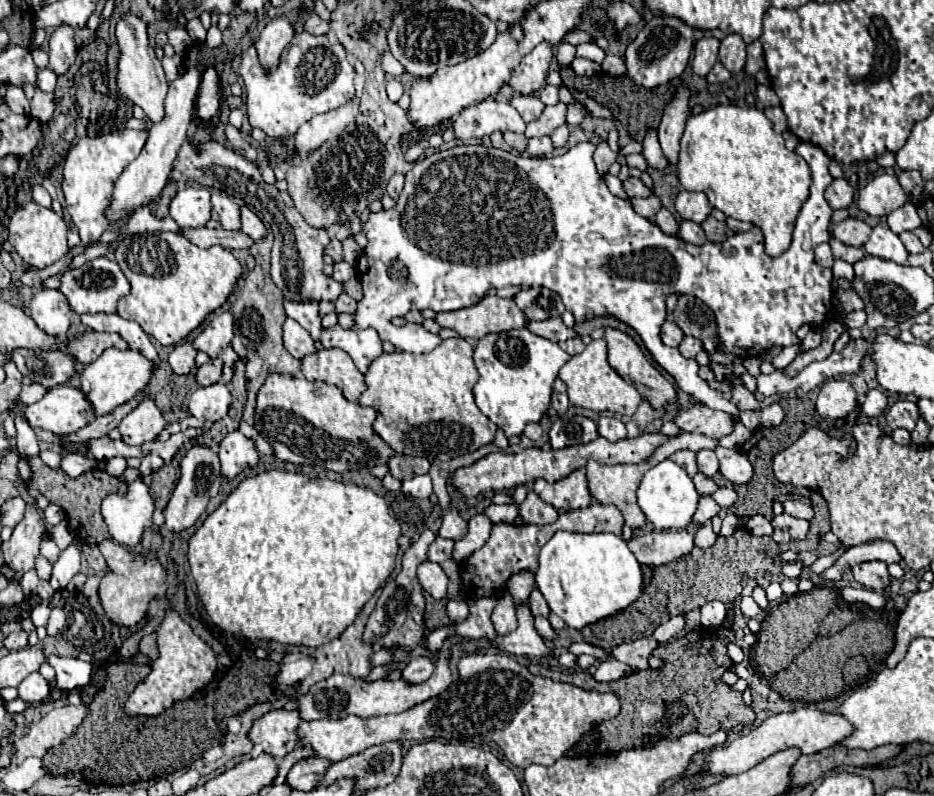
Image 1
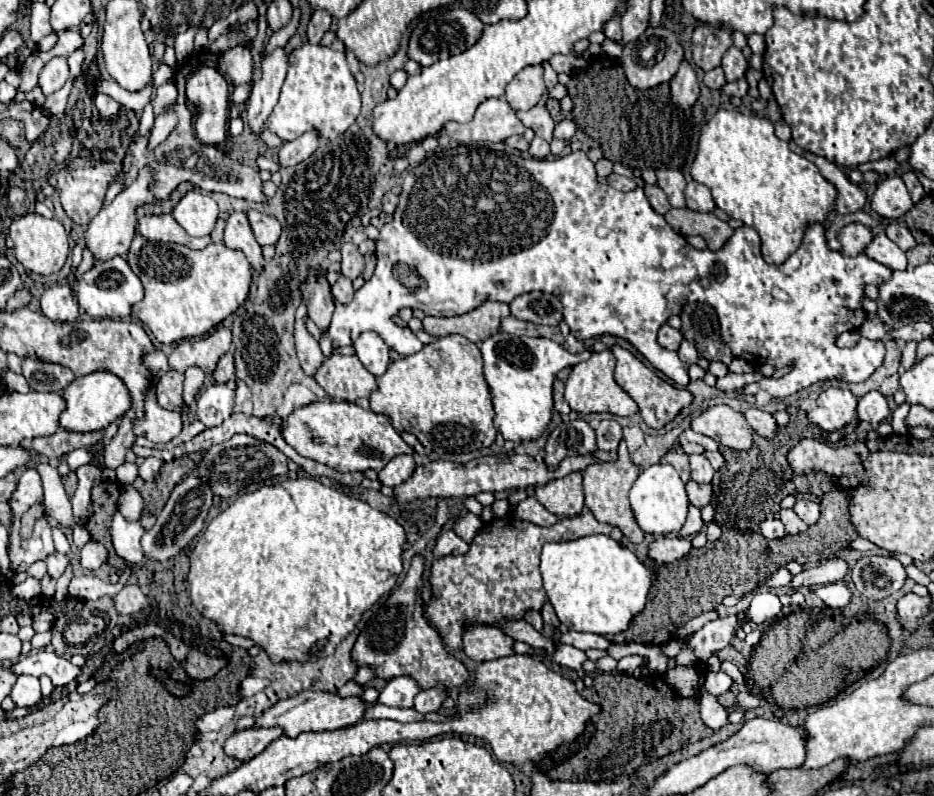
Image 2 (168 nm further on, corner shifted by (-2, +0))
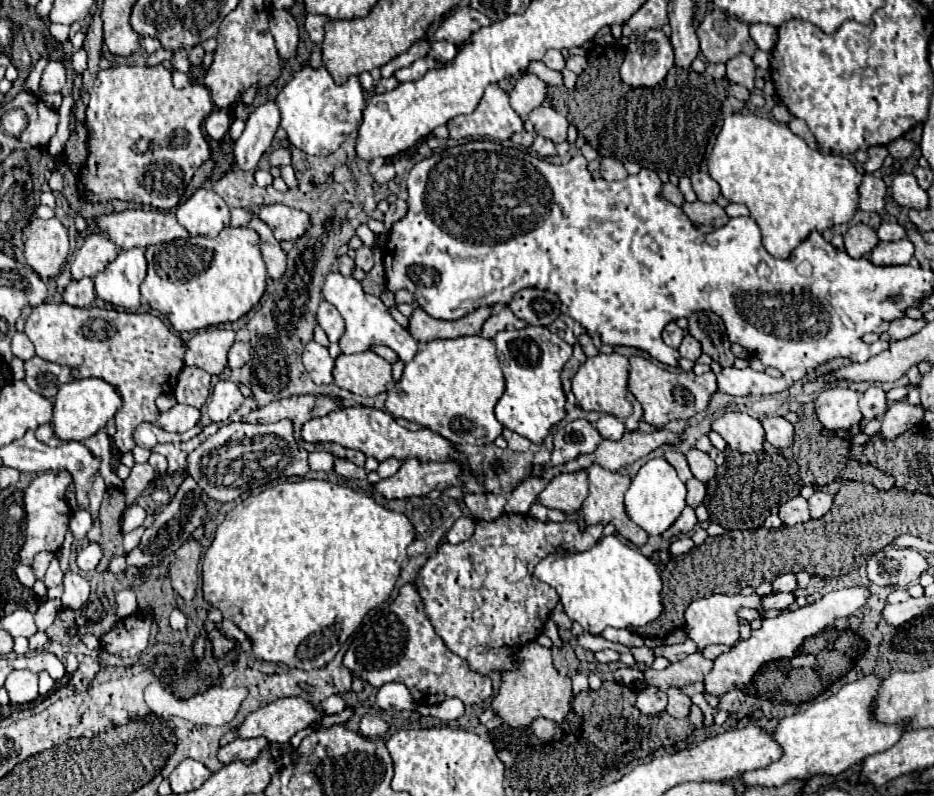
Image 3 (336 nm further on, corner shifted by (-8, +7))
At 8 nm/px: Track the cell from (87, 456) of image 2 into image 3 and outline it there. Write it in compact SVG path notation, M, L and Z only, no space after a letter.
M100 430L94 436L86 438L82 444L100 460L100 474L104 474L106 484L108 486L114 486L114 484L120 486L120 480L110 470L110 438L108 438L108 434L104 430Z

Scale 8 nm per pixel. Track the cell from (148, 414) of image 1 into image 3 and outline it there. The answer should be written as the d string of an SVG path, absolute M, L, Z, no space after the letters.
M176 404L166 412L160 412L154 426L166 430L166 432L186 432L192 426L196 426L200 420L200 410L184 404Z

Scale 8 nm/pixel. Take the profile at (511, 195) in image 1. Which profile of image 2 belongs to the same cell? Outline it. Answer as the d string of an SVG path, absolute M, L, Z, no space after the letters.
M456 147L456 149L446 149L442 153L434 153L430 155L422 165L418 165L414 171L410 171L406 177L404 177L404 183L402 183L402 193L400 193L400 203L396 207L396 213L392 217L390 223L384 225L384 229L380 231L380 239L376 241L376 271L372 275L370 281L366 281L352 297L352 301L348 305L342 305L342 303L336 303L336 311L334 311L334 317L332 317L332 325L328 329L328 337L332 341L332 347L344 347L348 345L350 341L354 341L360 333L360 337L354 341L354 349L356 349L356 357L362 361L362 365L376 377L384 375L388 365L390 365L390 357L388 357L388 347L394 349L396 353L400 355L412 355L412 353L418 353L422 349L422 343L416 339L416 335L408 329L408 327L398 327L392 317L398 313L398 309L402 307L410 307L410 309L424 309L426 315L434 315L434 317L456 317L456 315L464 315L476 307L480 307L484 301L499 301L509 304L515 297L522 295L523 293L528 293L528 291L544 291L544 293L552 293L560 299L560 303L564 305L564 321L568 323L570 327L570 333L580 339L580 341L586 341L586 339L592 339L592 337L602 337L602 335L614 335L614 337L622 337L626 339L628 343L632 343L648 361L654 369L662 371L666 377L670 377L676 385L680 387L686 387L690 383L690 377L688 377L688 365L680 361L678 353L674 351L666 351L664 347L658 345L656 341L656 335L658 335L658 329L668 321L670 315L680 315L682 313L682 307L684 307L684 301L686 303L692 303L692 301L702 301L702 303L708 303L716 313L718 313L718 321L720 321L720 333L724 337L724 341L730 345L730 351L734 357L740 357L752 365L762 365L762 363L770 363L772 367L776 369L782 369L782 367L790 367L790 372L783 377L774 379L762 379L760 383L756 383L756 389L760 391L768 391L772 397L786 397L786 395L792 395L798 391L804 389L804 387L810 387L812 383L816 381L822 381L822 379L832 379L832 377L838 377L838 375L844 375L848 373L848 383L860 383L860 381L866 381L880 365L882 365L882 359L884 359L884 351L880 349L876 355L868 349L868 347L854 347L854 349L840 349L836 347L836 337L844 331L852 331L852 329L858 329L864 321L866 321L866 311L862 307L862 299L864 299L864 287L866 285L876 285L878 283L886 283L886 279L890 279L892 275L892 269L884 267L882 263L876 263L874 259L866 257L864 253L860 253L857 257L849 257L842 254L840 251L830 251L828 245L826 245L826 237L824 237L824 227L822 225L810 225L806 235L804 235L804 241L800 245L800 249L790 255L782 265L768 265L764 259L762 259L762 253L760 253L760 237L758 233L748 227L748 225L742 225L734 231L734 235L724 243L722 249L718 251L710 251L710 249L694 249L688 245L686 237L676 233L674 229L670 229L670 225L666 223L666 219L662 215L658 215L646 195L644 195L644 189L642 187L636 187L632 191L616 191L612 189L608 183L598 183L596 179L596 171L594 171L594 163L586 157L584 151L574 151L566 157L560 157L560 159L554 159L554 161L546 161L546 159L524 159L522 155L514 155L514 153L504 153L502 155L494 149L486 149L486 147Z

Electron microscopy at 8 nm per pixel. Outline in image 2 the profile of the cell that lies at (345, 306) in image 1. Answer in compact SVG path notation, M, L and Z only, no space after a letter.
M340 275L340 279L332 285L332 295L334 295L336 301L340 301L340 303L350 303L350 299L352 299L352 295L354 295L352 281L346 279L344 275Z

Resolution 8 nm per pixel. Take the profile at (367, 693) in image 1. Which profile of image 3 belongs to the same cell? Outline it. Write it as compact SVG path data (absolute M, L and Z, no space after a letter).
M280 698L252 712L240 724L238 736L266 736L268 742L288 742L296 732L320 722L324 716L324 712L304 698Z

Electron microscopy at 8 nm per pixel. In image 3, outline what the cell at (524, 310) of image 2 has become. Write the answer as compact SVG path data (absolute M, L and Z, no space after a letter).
M526 288L512 298L508 308L532 326L548 326L560 316L560 298L548 290Z

